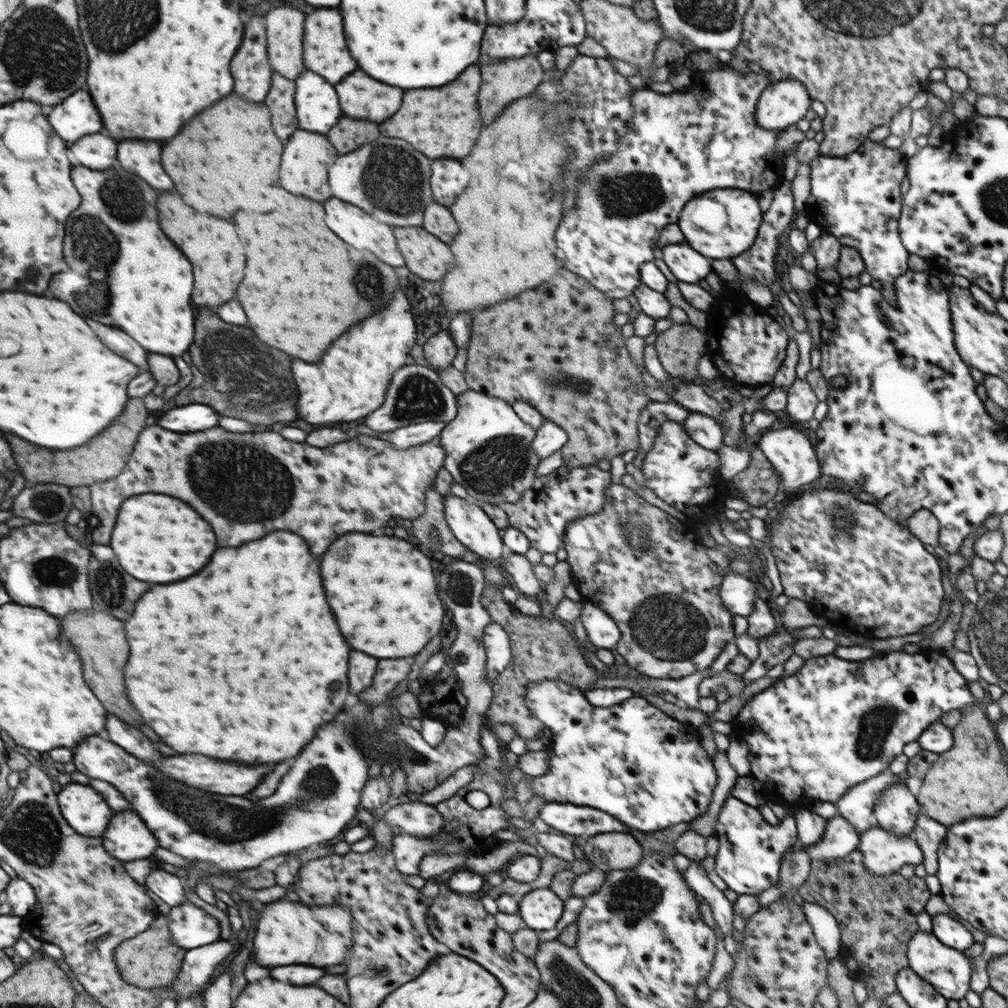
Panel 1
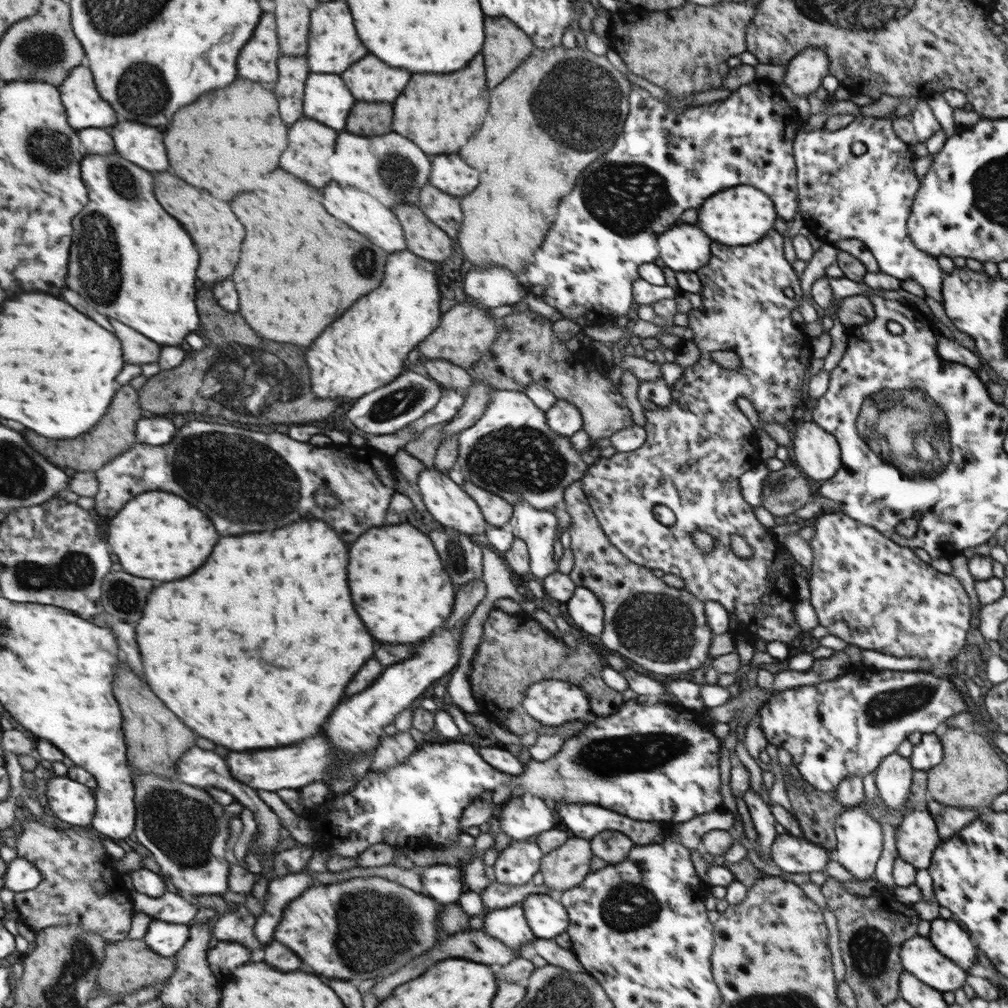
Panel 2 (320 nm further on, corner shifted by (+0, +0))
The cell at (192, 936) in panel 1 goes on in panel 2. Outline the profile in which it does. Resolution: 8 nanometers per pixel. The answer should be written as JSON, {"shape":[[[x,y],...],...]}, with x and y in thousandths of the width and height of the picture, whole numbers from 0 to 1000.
{"shape":[[[151,912],[142,932],[156,946],[174,950],[188,932],[188,921],[185,917]]]}

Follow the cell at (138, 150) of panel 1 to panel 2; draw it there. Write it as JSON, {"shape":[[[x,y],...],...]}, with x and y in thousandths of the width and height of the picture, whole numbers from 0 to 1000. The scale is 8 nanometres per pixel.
{"shape":[[[120,121],[110,129],[112,137],[114,137],[115,149],[122,157],[130,159],[134,163],[138,163],[140,167],[146,167],[150,171],[164,171],[168,169],[170,161],[168,161],[168,153],[164,147],[164,133],[158,127],[150,127],[150,125],[142,125],[136,121]]]}

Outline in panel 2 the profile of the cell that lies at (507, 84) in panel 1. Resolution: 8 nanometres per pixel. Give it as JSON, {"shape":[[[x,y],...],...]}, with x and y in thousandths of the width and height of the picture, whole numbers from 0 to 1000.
{"shape":[[[481,16],[479,32],[481,42],[477,56],[483,56],[483,79],[487,79],[489,87],[501,75],[505,75],[509,67],[517,63],[527,52],[530,43],[501,17]]]}

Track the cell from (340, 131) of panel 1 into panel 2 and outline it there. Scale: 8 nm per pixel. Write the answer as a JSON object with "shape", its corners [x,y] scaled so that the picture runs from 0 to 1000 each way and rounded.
{"shape":[[[356,101],[348,119],[343,125],[344,131],[358,131],[358,135],[376,135],[388,131],[388,103],[380,101]]]}

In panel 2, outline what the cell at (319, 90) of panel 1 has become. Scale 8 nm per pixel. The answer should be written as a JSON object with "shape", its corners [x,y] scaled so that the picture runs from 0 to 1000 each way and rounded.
{"shape":[[[310,71],[304,81],[303,115],[316,119],[337,132],[343,129],[350,95],[336,73]]]}

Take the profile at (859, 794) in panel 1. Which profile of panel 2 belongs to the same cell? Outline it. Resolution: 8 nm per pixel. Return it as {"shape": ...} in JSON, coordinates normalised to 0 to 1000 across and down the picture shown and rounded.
{"shape":[[[848,799],[837,803],[835,808],[827,813],[827,828],[830,836],[826,844],[826,853],[843,865],[848,872],[865,871],[868,857],[875,843],[874,817],[867,813],[859,802]]]}

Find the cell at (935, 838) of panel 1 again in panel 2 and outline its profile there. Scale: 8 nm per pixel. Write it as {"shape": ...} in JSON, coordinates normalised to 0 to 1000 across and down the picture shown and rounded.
{"shape":[[[922,793],[919,797],[919,804],[927,811],[932,831],[937,834],[959,819],[976,803],[945,802]]]}

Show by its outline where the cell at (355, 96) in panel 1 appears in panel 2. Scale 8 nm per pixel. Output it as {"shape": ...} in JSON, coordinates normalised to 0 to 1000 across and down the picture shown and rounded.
{"shape":[[[364,54],[360,60],[356,60],[356,63],[348,63],[340,77],[344,79],[344,83],[348,83],[352,99],[390,101],[404,83],[406,71],[398,67],[388,67],[372,56]]]}

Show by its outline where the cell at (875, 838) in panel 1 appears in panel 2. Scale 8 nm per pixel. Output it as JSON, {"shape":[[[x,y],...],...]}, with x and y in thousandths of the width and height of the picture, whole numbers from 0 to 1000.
{"shape":[[[920,804],[896,808],[888,818],[887,832],[890,851],[909,863],[923,860],[927,842],[934,835],[927,811]]]}

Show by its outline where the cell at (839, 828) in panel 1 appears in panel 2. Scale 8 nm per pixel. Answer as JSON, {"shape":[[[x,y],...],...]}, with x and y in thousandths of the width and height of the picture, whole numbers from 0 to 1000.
{"shape":[[[780,825],[770,828],[765,836],[765,853],[778,865],[803,867],[818,864],[826,846],[814,842],[795,827],[791,830]]]}

